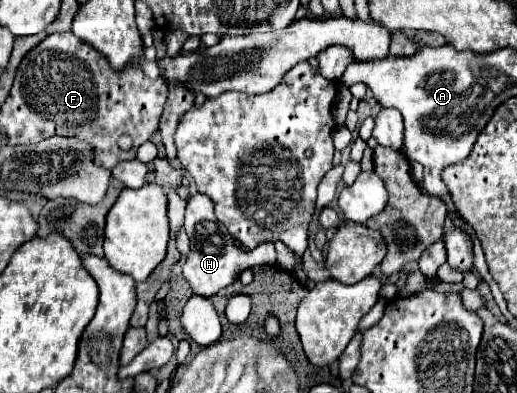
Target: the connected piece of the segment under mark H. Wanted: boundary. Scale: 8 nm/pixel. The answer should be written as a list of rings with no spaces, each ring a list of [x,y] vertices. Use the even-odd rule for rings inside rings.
[[[201,193],[191,195],[187,201],[185,231],[191,239],[191,251],[189,251],[189,259],[183,263],[183,275],[191,285],[193,293],[201,297],[213,297],[219,293],[219,289],[231,285],[235,281],[237,267],[247,269],[253,265],[273,265],[277,261],[277,251],[273,243],[261,243],[253,251],[243,251],[241,247],[237,247],[229,237],[229,231],[217,221],[211,199]]]

